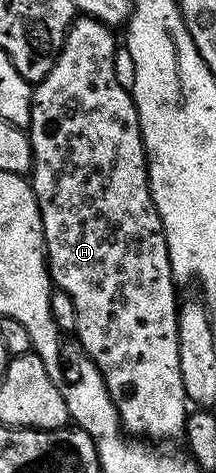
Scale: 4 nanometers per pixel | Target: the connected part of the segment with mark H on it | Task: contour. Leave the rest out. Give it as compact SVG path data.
M74 16L65 36L61 54L55 59L51 71L47 71L45 78L33 85L33 106L31 107L31 119L27 126L31 151L33 152L31 184L43 223L45 256L49 267L49 276L52 284L58 289L67 291L67 295L71 295L71 303L75 303L76 344L83 347L85 354L93 360L95 367L103 375L109 398L113 400L117 408L122 430L137 439L154 437L155 440L161 441L164 437L180 438L185 432L185 418L187 416L187 408L185 409L187 398L183 387L183 375L179 375L178 286L174 282L171 271L171 259L167 251L167 239L163 231L163 223L159 219L159 211L151 199L149 160L145 157L145 144L139 127L139 115L133 102L133 94L121 86L119 79L115 79L115 55L119 48L119 41L118 38L117 41L113 38L113 33L114 30L110 26L95 20L94 17Z

